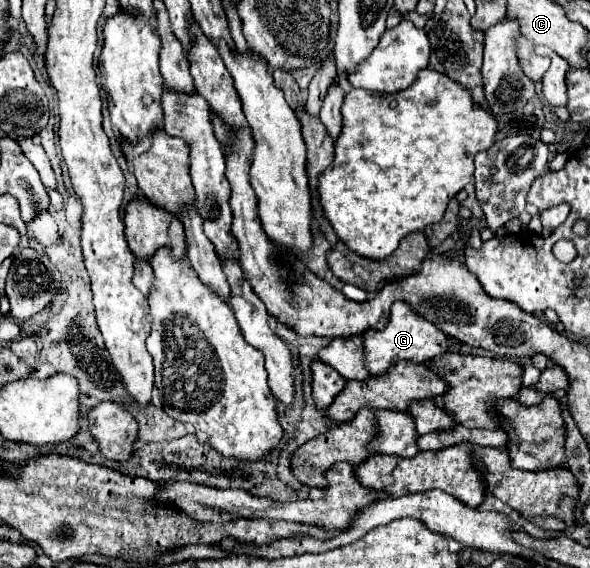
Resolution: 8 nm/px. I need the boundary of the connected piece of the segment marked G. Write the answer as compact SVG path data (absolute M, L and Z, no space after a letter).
M397 301L391 307L389 323L385 329L375 331L369 329L363 337L363 355L365 355L365 369L369 373L385 373L389 365L395 365L397 361L415 361L425 363L431 361L435 355L441 355L447 351L447 337L435 329L431 321L425 321L421 315L415 315L409 305Z

